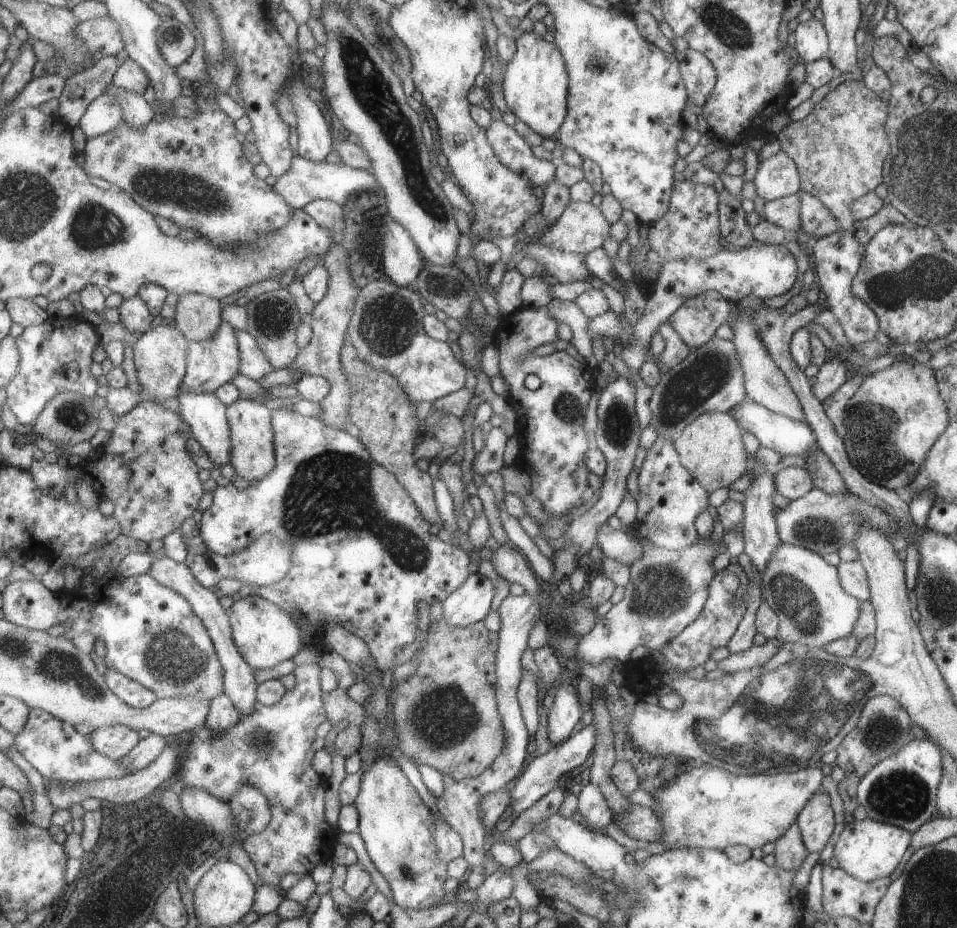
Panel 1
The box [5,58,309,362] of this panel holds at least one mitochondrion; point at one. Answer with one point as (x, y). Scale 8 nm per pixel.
(158, 187)

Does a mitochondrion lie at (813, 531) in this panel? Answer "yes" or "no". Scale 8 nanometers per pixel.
yes

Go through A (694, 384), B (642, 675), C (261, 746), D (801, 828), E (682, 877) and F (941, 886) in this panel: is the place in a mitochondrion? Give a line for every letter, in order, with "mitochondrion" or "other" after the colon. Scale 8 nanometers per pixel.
A: mitochondrion
B: other
C: mitochondrion
D: other
E: mitochondrion
F: mitochondrion

